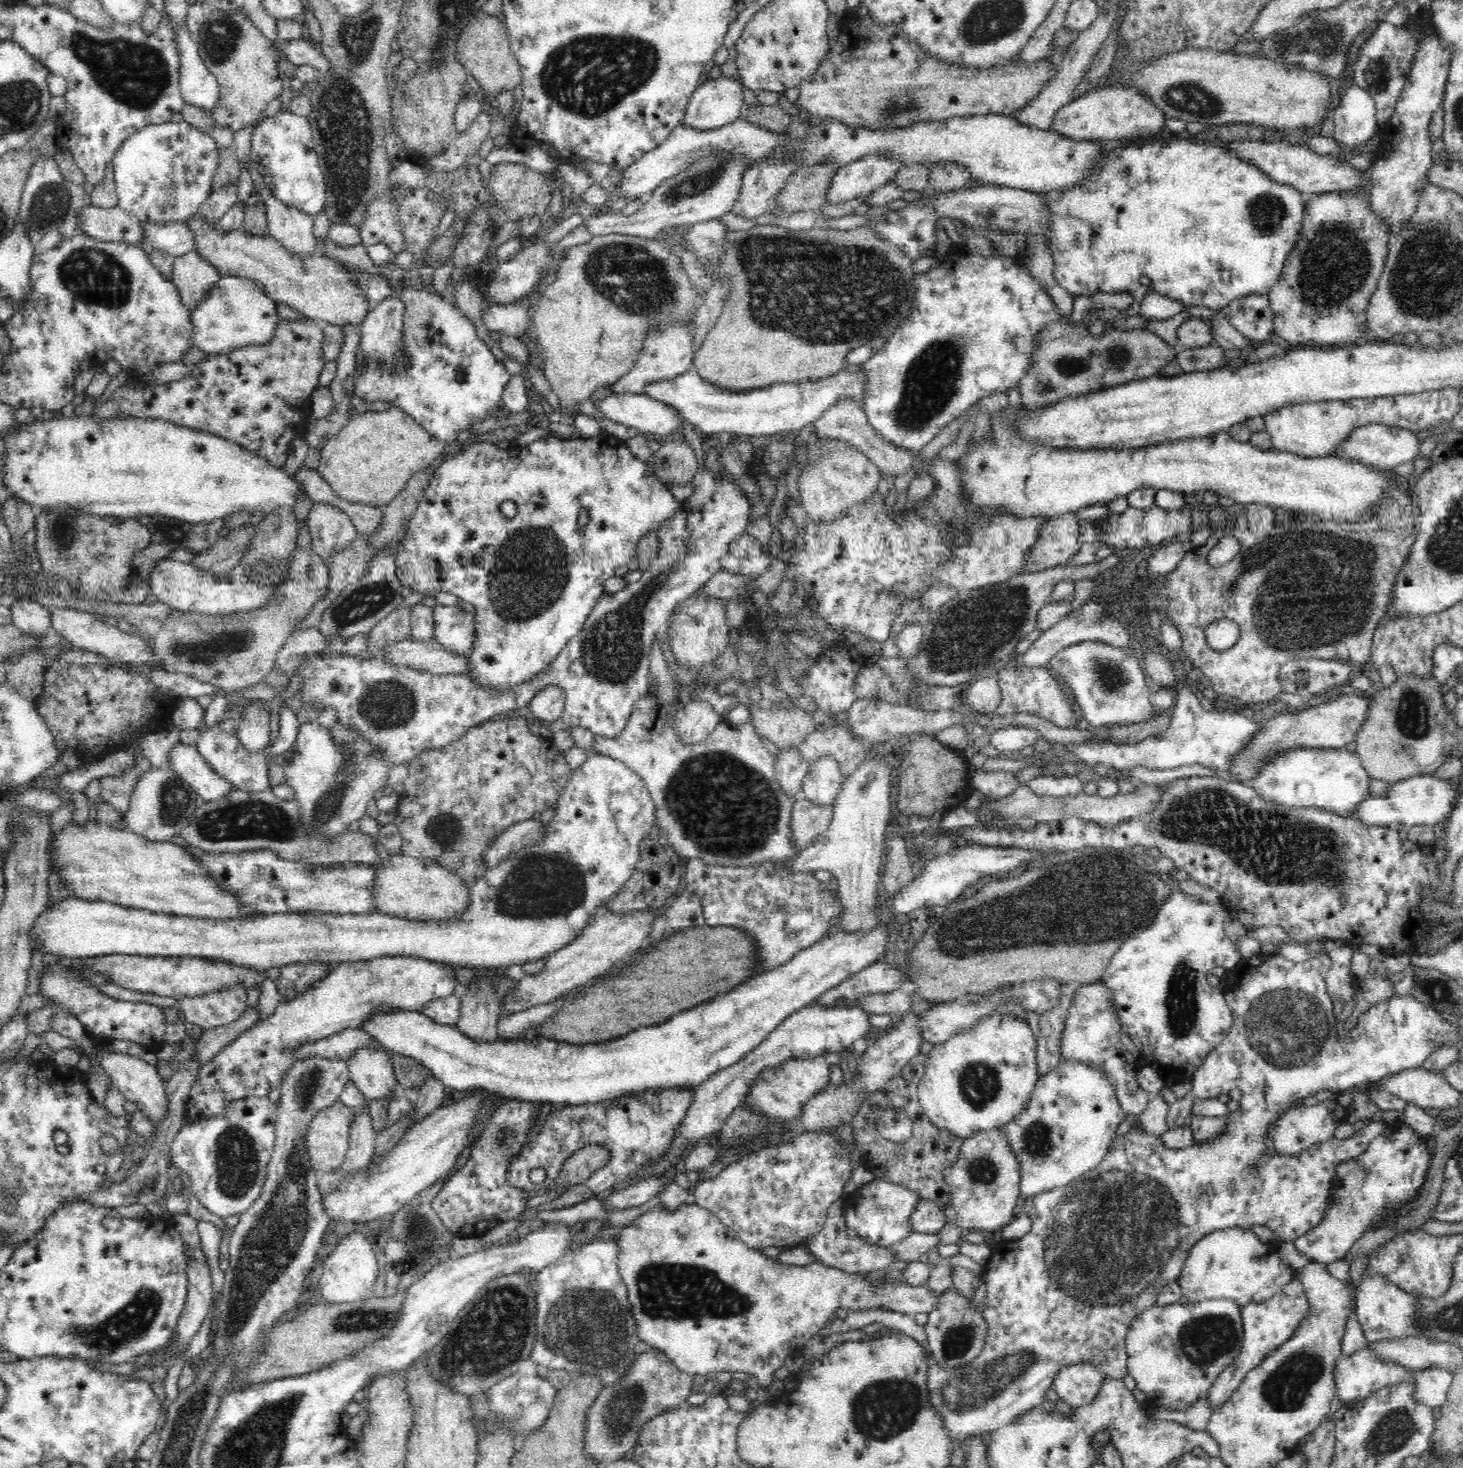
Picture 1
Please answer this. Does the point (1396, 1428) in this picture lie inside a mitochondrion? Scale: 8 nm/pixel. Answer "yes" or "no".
yes

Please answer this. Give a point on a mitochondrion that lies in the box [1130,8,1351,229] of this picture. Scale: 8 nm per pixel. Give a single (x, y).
(1316, 37)

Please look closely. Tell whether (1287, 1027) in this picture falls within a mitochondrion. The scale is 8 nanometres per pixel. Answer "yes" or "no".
yes

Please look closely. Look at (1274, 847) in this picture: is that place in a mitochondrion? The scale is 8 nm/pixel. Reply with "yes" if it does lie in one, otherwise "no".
yes

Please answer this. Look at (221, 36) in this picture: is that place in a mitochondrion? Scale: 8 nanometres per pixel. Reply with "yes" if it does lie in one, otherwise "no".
yes

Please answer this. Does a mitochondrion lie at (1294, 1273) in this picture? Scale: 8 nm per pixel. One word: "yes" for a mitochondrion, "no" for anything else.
no

